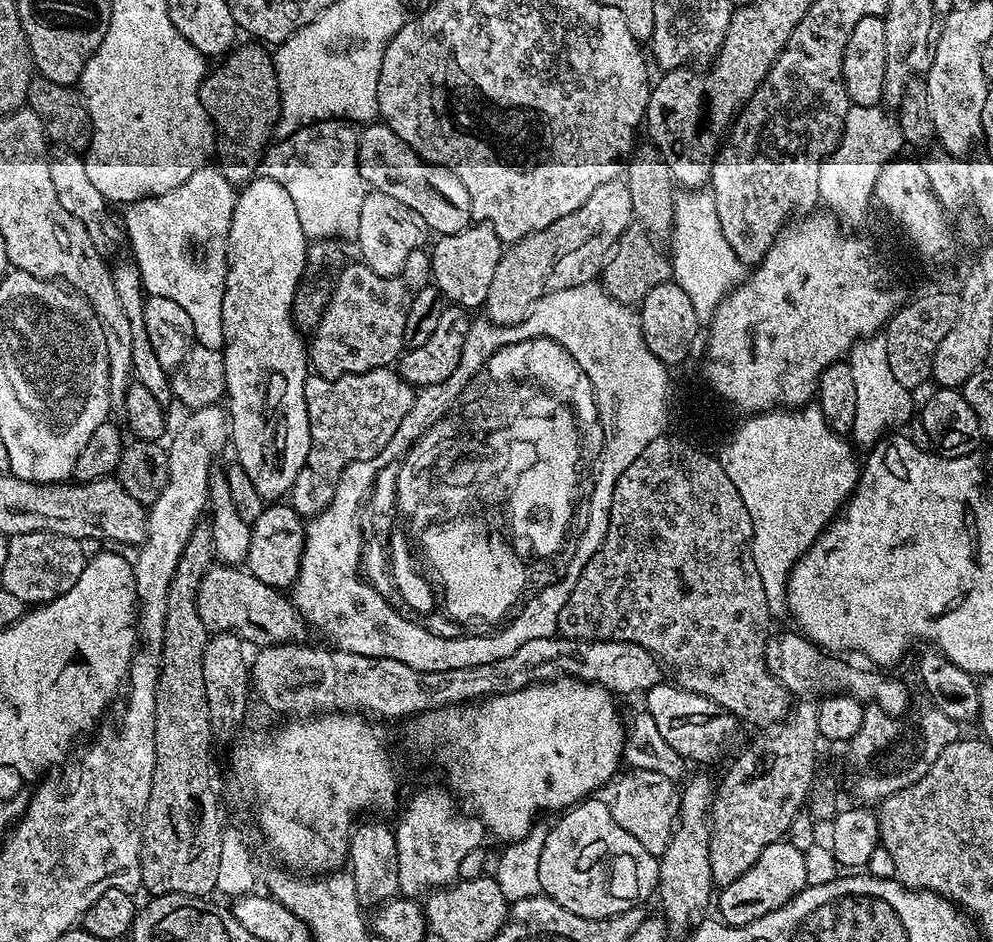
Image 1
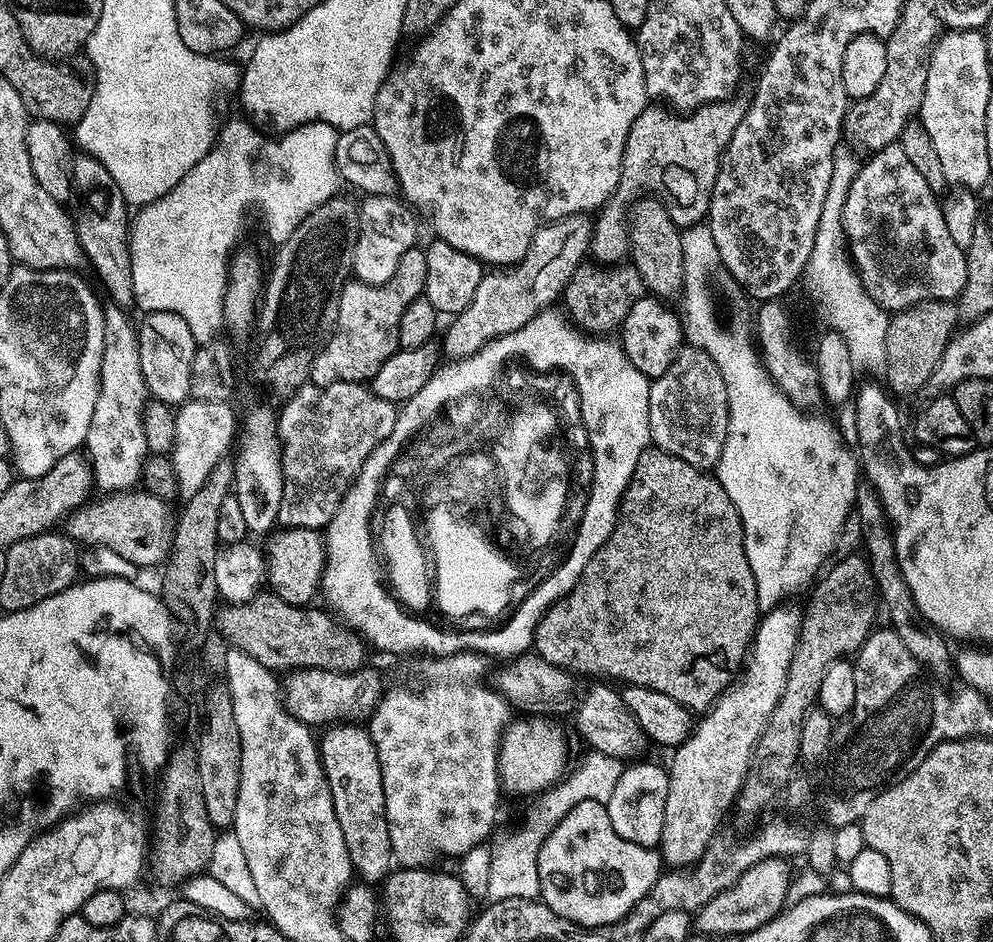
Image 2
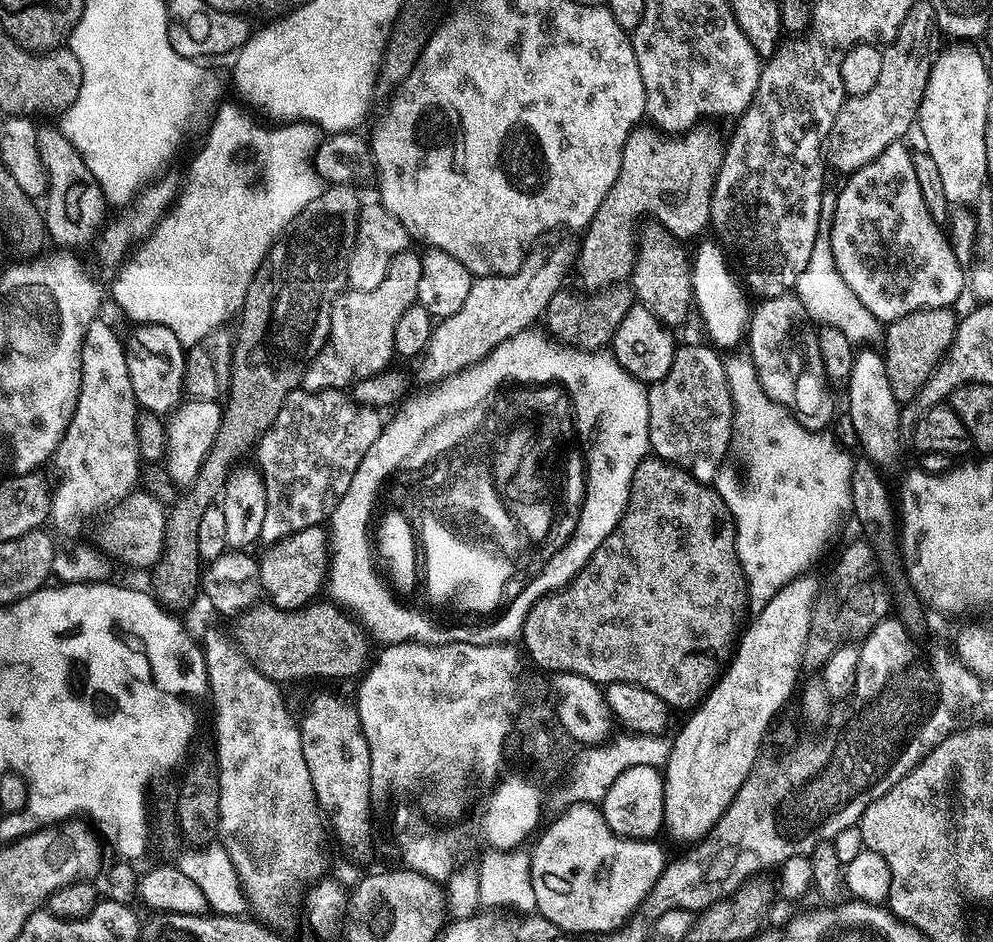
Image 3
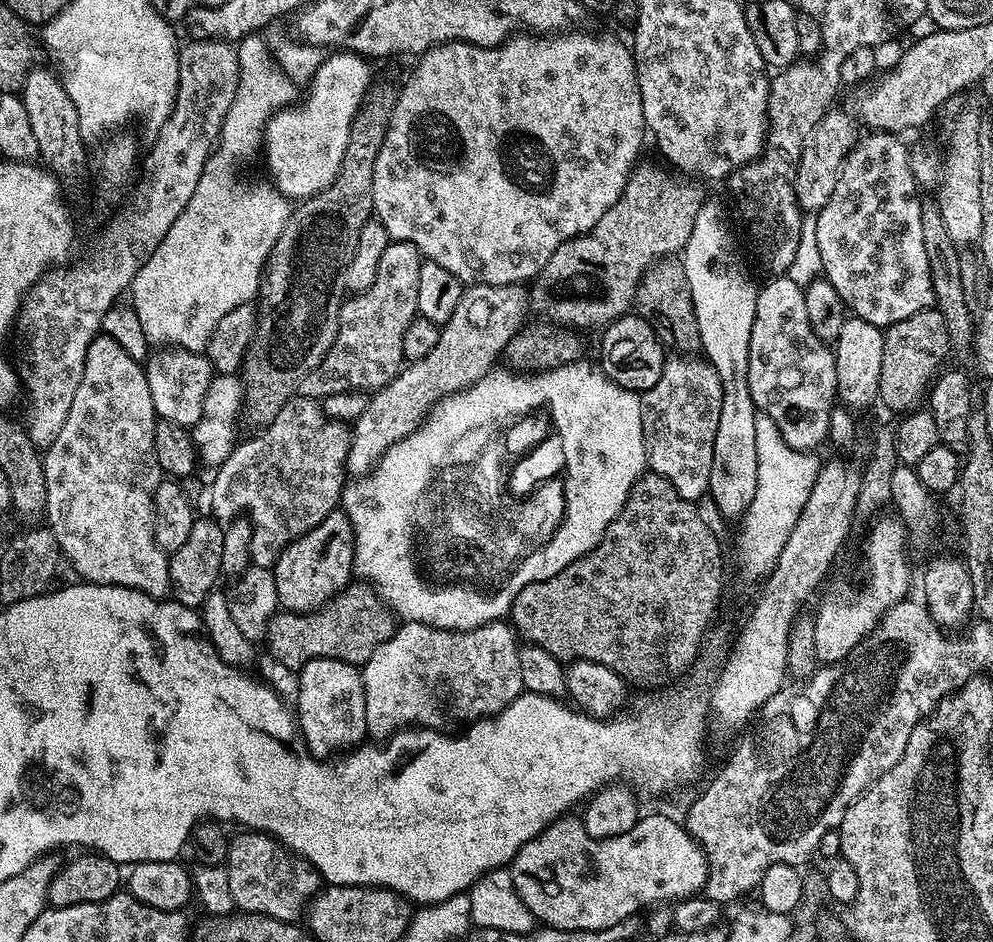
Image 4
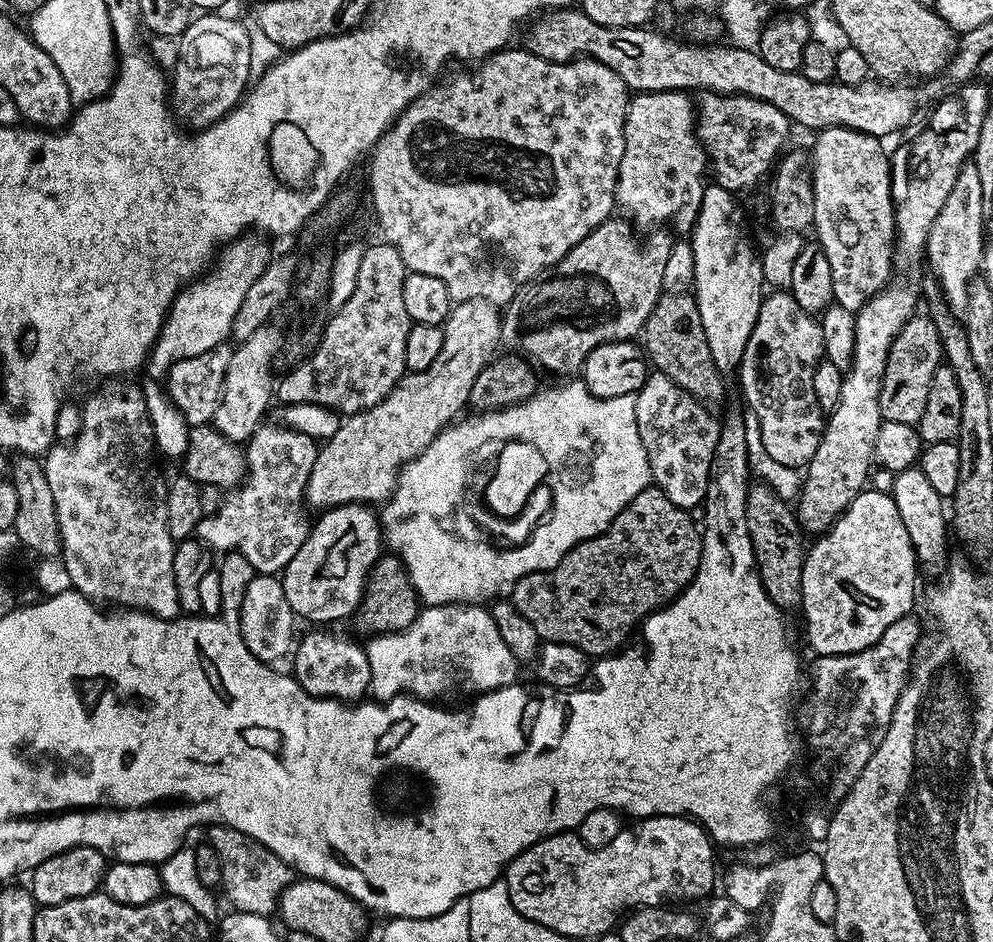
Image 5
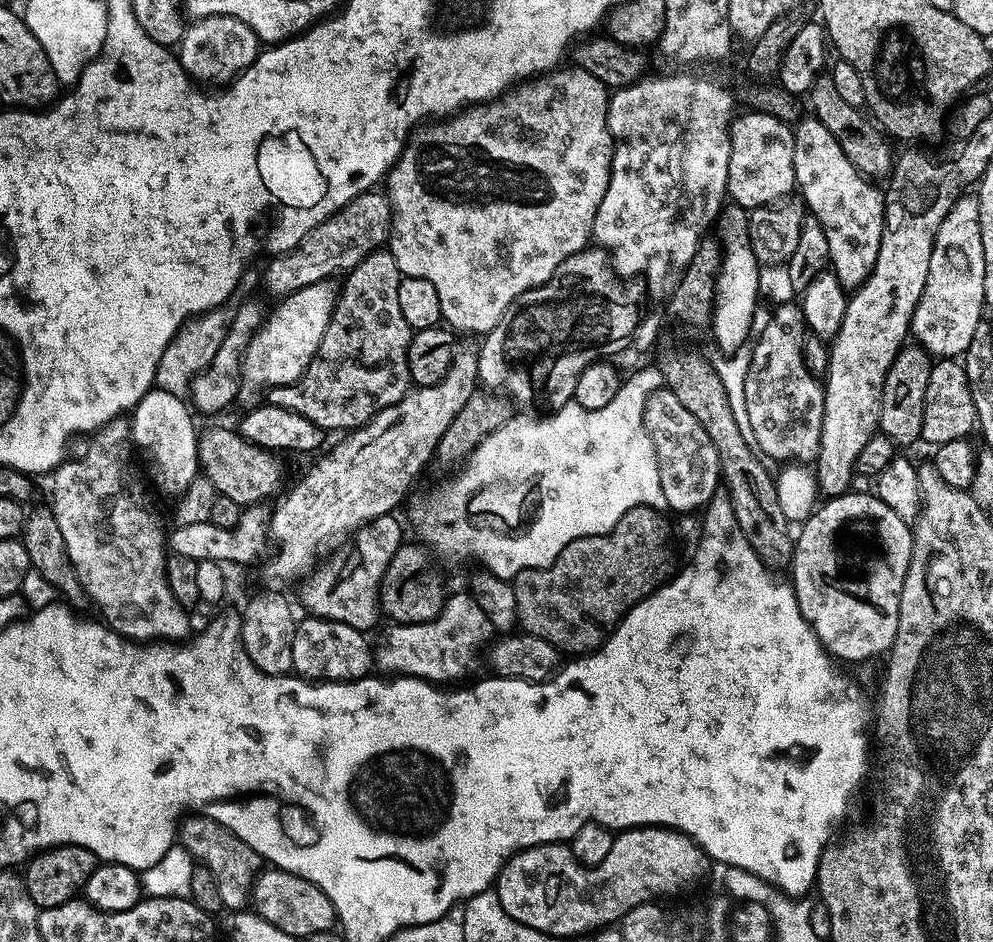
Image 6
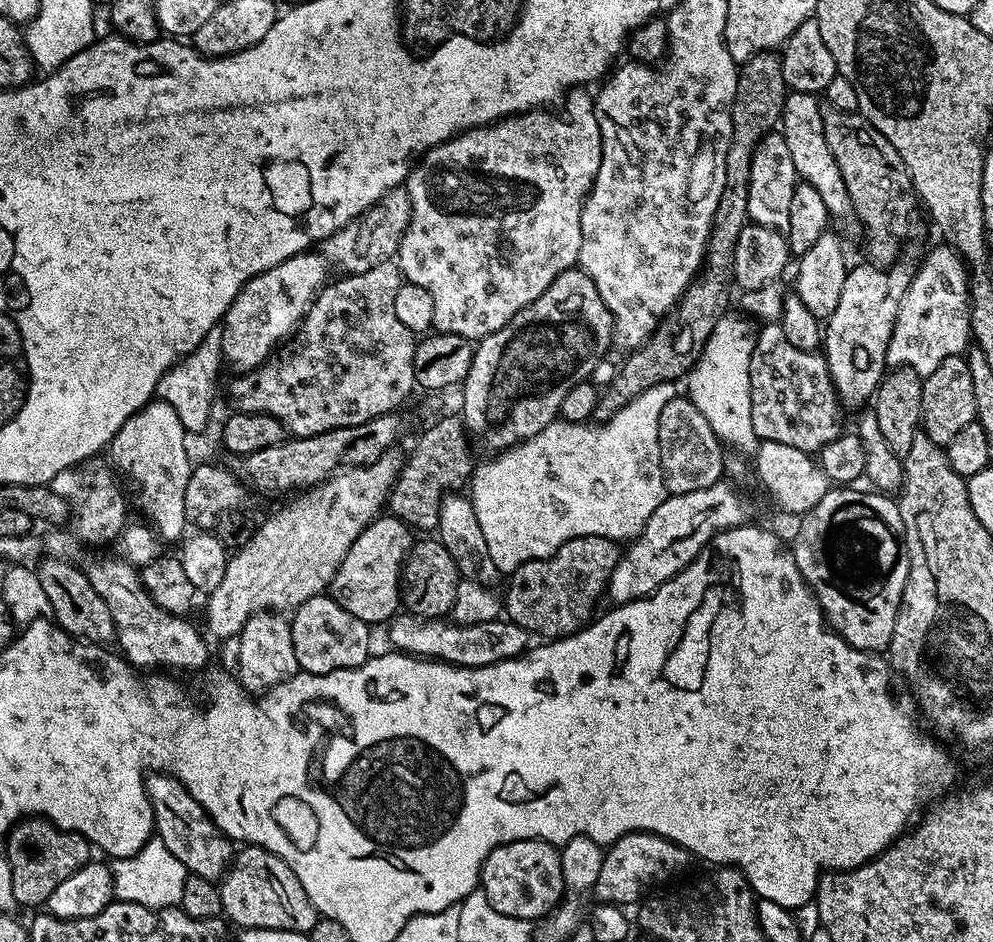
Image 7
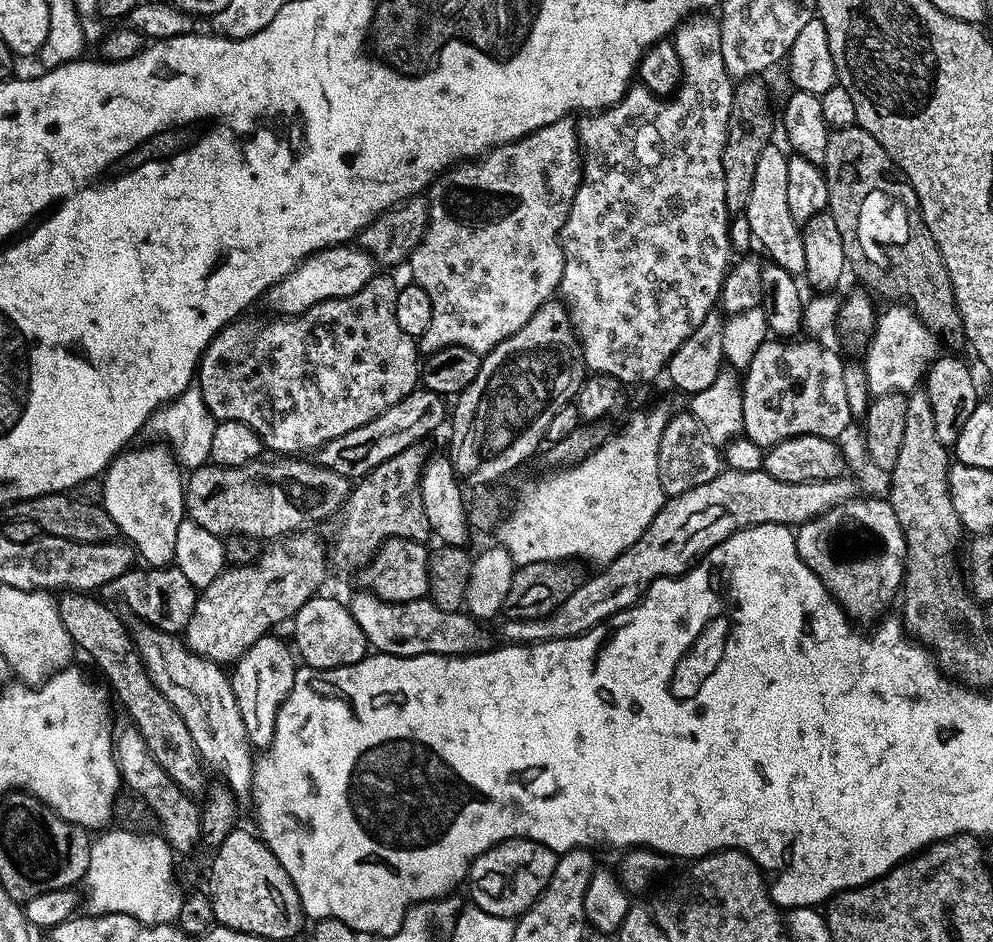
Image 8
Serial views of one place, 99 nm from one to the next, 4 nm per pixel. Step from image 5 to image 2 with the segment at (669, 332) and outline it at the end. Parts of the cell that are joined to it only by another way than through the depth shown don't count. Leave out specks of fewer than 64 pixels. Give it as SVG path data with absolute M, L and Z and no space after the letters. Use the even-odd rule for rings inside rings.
M640 198L627 209L628 247L630 262L653 297L667 298L684 286L684 255L682 254L681 227L676 224L659 198Z

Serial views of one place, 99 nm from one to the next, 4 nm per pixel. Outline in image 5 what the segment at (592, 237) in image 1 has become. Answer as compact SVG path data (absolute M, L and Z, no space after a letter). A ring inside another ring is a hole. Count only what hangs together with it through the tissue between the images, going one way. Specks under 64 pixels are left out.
M485 300L459 301L442 325L444 345L442 354L438 354L434 366L422 372L408 372L400 379L393 392L382 402L378 402L378 406L367 408L365 412L355 412L347 417L341 423L338 434L319 445L314 470L310 470L308 489L304 492L307 507L327 510L337 508L340 504L383 505L395 491L401 470L411 460L418 459L430 446L430 442L434 442L434 438L438 438L440 433L463 413L460 411L468 404L474 378L482 374L484 367L497 355L501 347L501 319L501 309L495 304Z

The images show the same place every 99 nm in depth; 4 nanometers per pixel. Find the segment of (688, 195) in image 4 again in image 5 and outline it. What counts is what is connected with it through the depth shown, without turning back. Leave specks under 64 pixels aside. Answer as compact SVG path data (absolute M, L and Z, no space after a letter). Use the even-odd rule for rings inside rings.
M616 219L601 222L593 232L586 234L586 238L582 238L582 242L578 242L578 246L571 248L547 275L524 284L518 294L514 294L512 301L503 309L500 321L500 339L509 353L519 354L533 365L541 364L546 371L564 376L560 378L572 378L583 369L587 356L596 347L631 341L643 333L644 324L666 291L664 275L668 272L668 259L672 256L673 233L668 230L653 231L649 235L652 237L640 245L633 225L627 219Z

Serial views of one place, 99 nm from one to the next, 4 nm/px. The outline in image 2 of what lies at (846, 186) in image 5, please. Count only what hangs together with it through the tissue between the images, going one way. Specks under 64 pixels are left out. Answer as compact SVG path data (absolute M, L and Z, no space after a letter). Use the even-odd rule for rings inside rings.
M900 143L888 144L873 151L868 161L859 165L859 172L846 196L844 208L845 236L850 260L868 296L889 313L895 314L923 300L955 301L966 286L964 249L954 242L946 218L942 218L938 193L926 186L926 178L906 158Z

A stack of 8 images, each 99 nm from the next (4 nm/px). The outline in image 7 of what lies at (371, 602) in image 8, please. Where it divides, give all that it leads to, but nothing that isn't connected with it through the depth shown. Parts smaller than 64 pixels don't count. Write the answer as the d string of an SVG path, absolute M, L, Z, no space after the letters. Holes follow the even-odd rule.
M397 614L392 617L386 631L388 631L388 640L392 643L389 645L393 649L417 658L435 658L446 664L459 664L461 668L481 668L497 664L515 656L525 655L530 647L529 632L507 618L497 618L490 622L478 622L477 624L458 624L448 618L425 618L411 614Z

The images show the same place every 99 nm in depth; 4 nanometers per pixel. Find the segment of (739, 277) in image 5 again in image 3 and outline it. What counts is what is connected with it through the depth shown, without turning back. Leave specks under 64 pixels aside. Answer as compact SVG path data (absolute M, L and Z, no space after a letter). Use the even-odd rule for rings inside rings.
M701 239L695 245L697 246L696 252L694 248L694 255L691 257L692 298L695 311L698 316L700 312L700 320L704 323L705 330L708 331L709 338L707 339L717 349L725 350L724 348L732 348L739 340L741 343L745 339L750 319L749 297L741 281L737 277L737 281L732 277L732 272L728 269L729 257L725 249L715 239L703 240Z

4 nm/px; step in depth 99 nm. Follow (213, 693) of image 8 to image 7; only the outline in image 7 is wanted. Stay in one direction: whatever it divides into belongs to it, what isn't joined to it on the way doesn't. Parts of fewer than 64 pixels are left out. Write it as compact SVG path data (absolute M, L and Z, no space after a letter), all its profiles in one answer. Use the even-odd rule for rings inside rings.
M117 563L96 564L92 569L88 568L86 573L98 594L109 604L118 643L120 642L118 648L128 663L141 669L148 668L144 670L159 669L156 668L159 664L164 670L202 667L208 660L208 644L191 624L191 619L170 614L162 610L158 602L151 600L140 580L137 565Z

